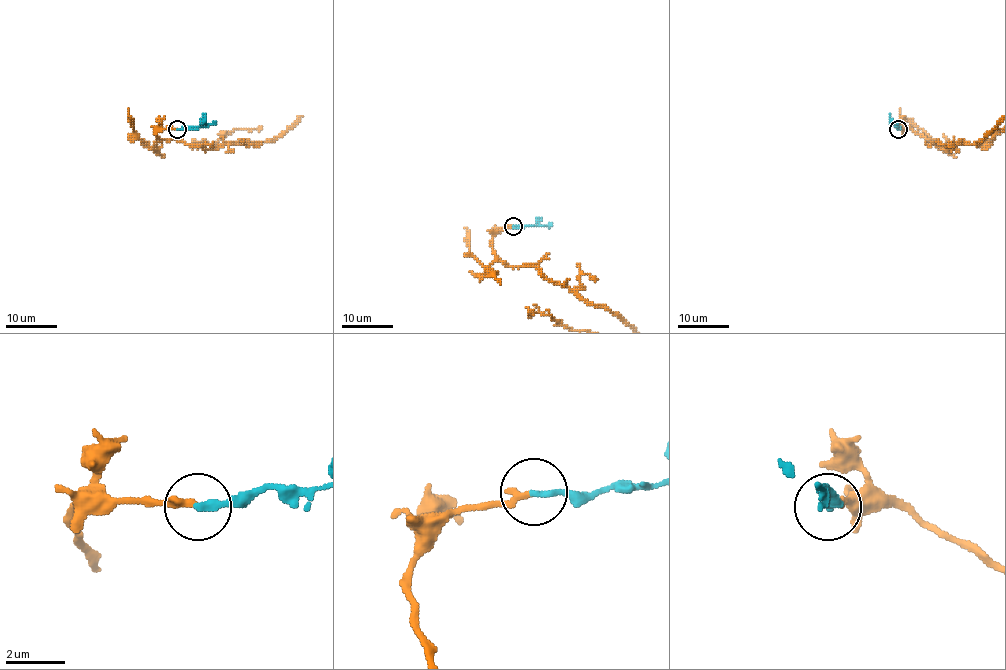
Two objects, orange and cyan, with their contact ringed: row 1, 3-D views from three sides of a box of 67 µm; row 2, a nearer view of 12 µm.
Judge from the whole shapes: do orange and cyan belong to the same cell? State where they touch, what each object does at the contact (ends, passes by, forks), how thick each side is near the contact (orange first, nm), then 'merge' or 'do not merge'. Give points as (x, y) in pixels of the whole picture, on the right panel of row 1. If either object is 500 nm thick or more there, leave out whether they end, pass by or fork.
at (898, 129); orange ends there; cyan ends there; 260 nm thick on the orange side, 220 nm on the other; merge

